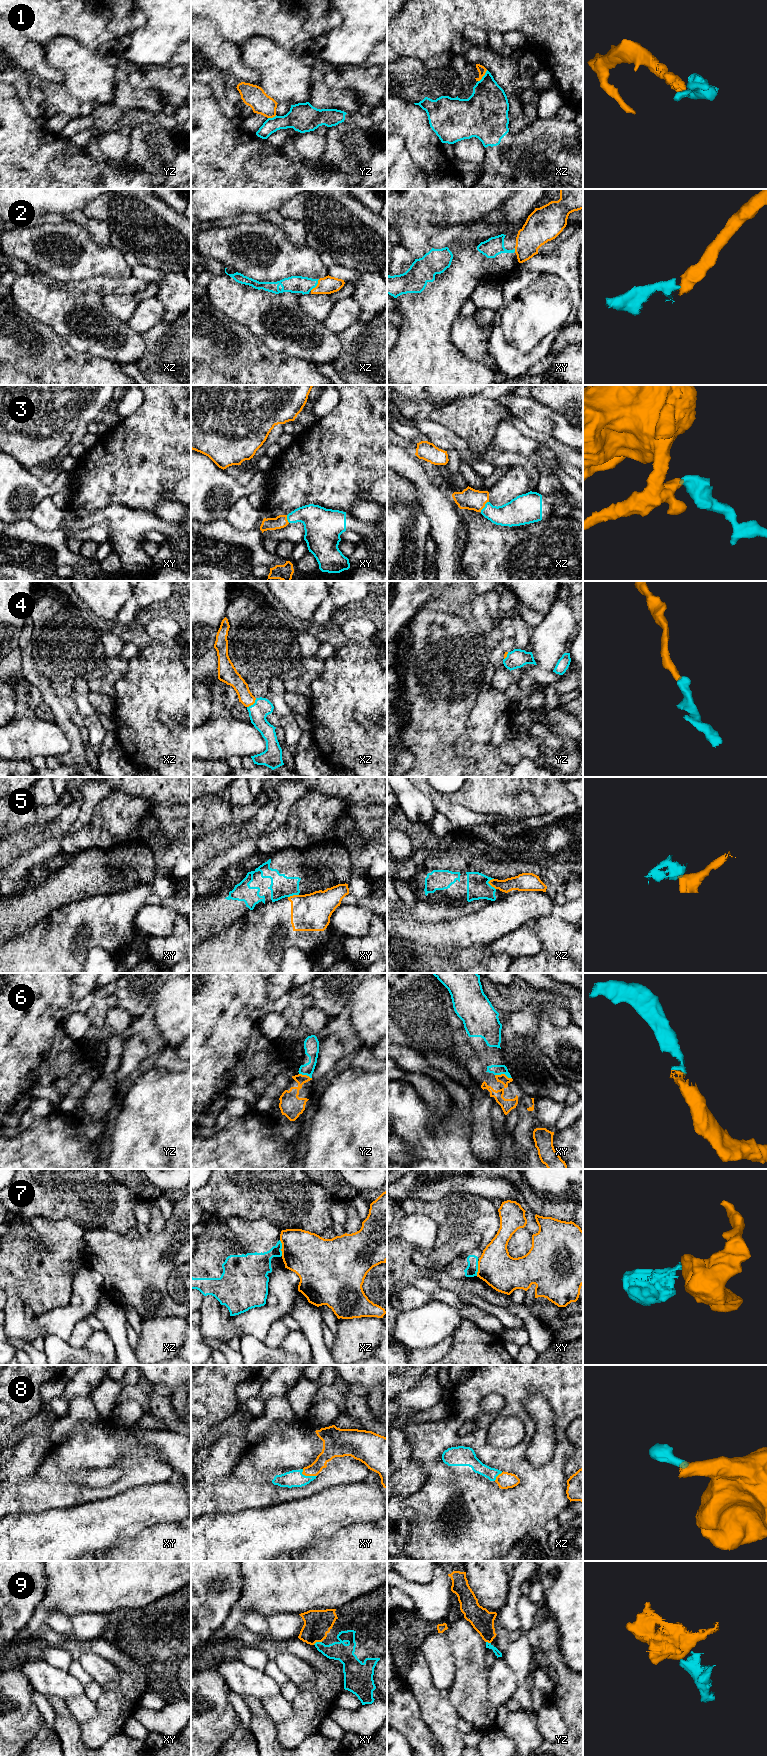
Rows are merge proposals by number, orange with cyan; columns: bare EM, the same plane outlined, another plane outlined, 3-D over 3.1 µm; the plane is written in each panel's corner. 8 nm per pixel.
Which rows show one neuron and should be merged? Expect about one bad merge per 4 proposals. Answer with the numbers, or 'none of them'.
2, 3, 4, 6, 8, 9

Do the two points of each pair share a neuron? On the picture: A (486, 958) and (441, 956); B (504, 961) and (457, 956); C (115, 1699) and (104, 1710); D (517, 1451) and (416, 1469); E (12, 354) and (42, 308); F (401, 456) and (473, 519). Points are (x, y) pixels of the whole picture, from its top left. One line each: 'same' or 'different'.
A: same
B: same
C: same
D: different
E: different
F: different

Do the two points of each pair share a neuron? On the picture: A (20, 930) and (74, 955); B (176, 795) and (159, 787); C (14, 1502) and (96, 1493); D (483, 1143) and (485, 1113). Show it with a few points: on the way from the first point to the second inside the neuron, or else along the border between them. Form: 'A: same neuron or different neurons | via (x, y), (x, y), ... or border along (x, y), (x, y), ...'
A: different neurons | border along (45, 919), (32, 926), (20, 937), (10, 940)
B: same neuron | via (172, 791), (169, 788), (163, 788)
C: same neuron | via (34, 1494), (76, 1494)
D: same neuron | via (483, 1136), (483, 1120)

